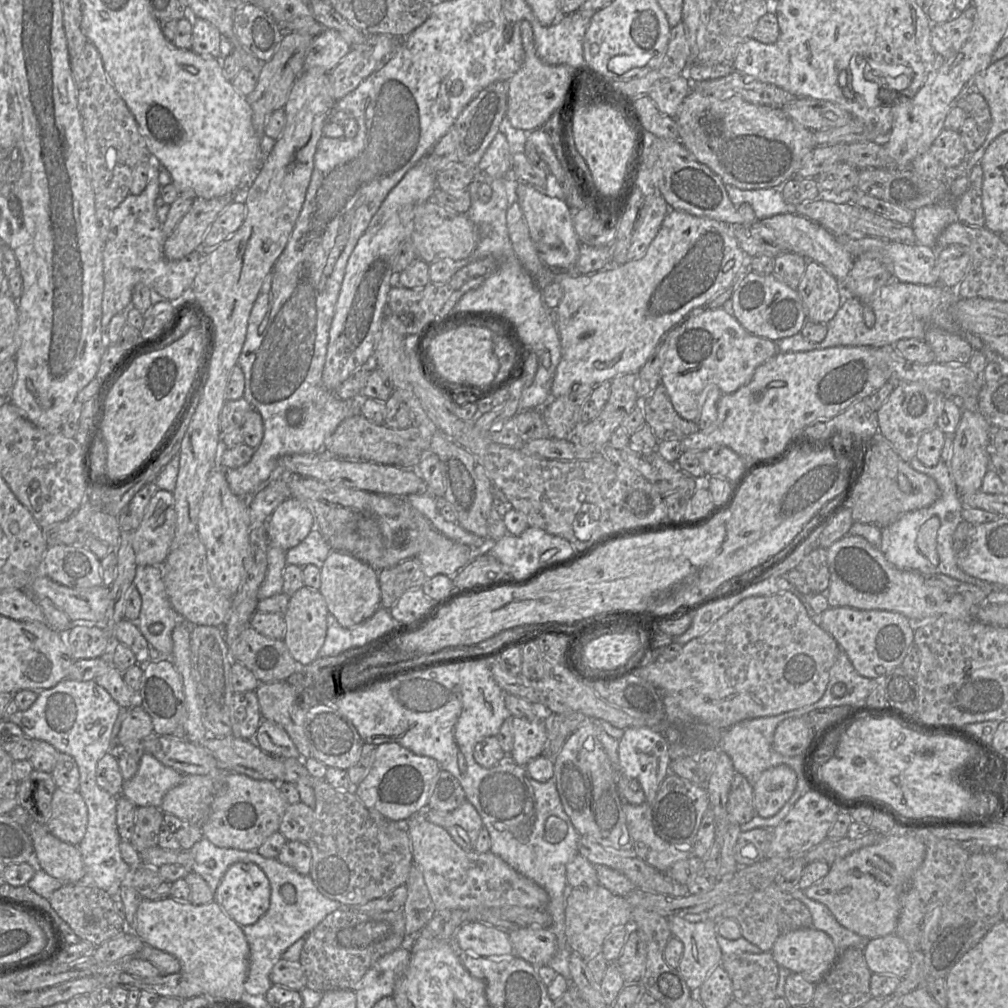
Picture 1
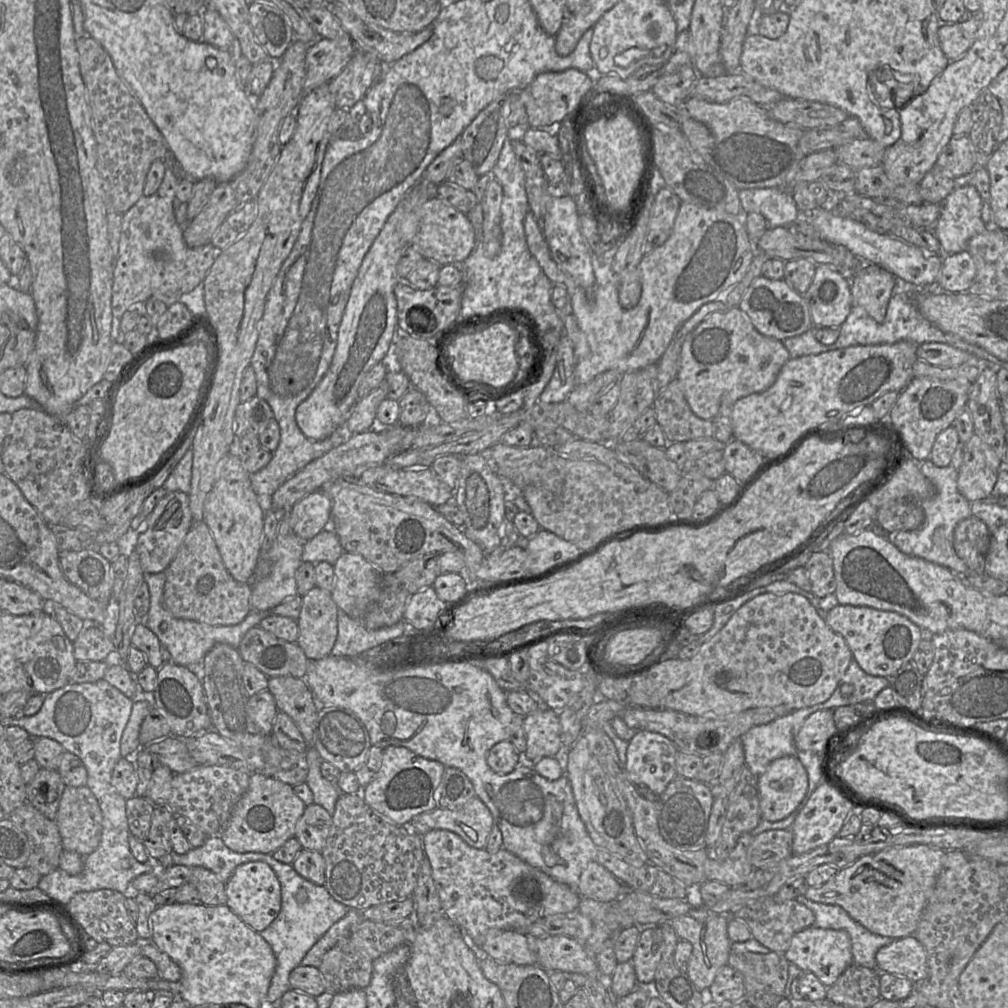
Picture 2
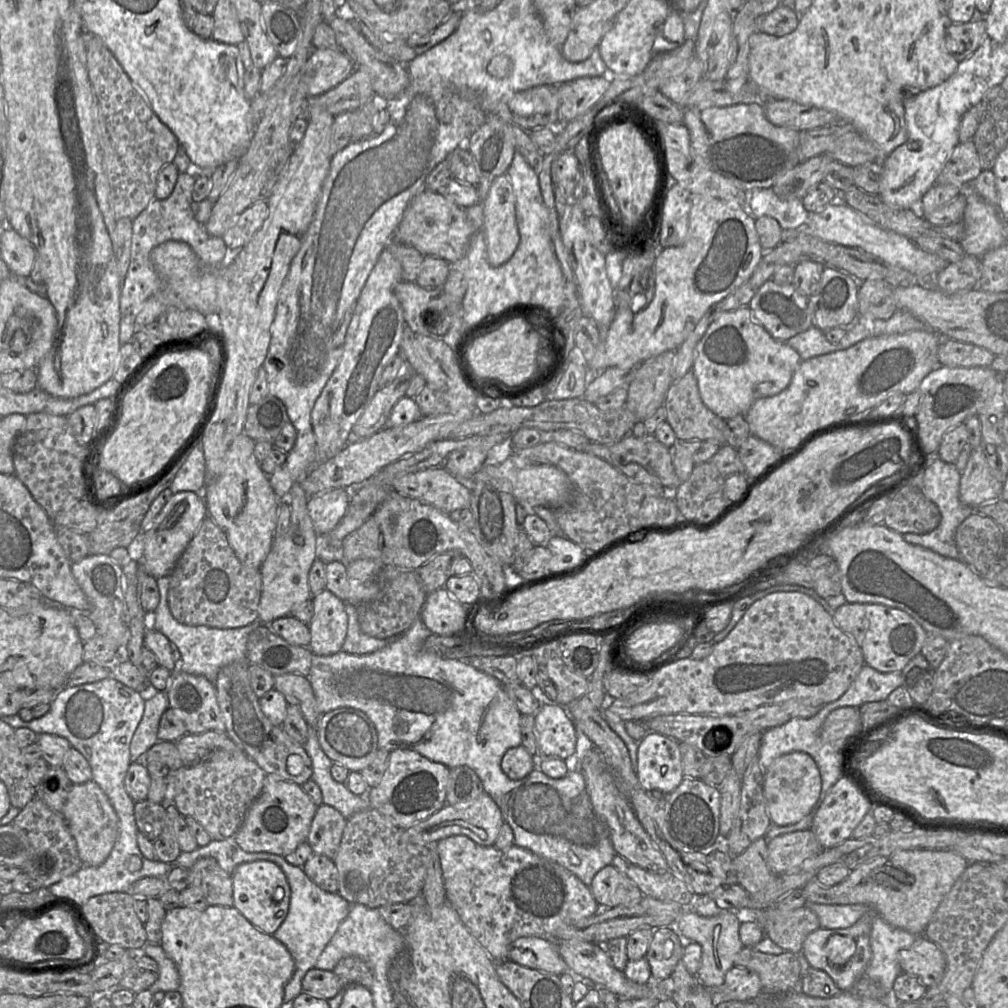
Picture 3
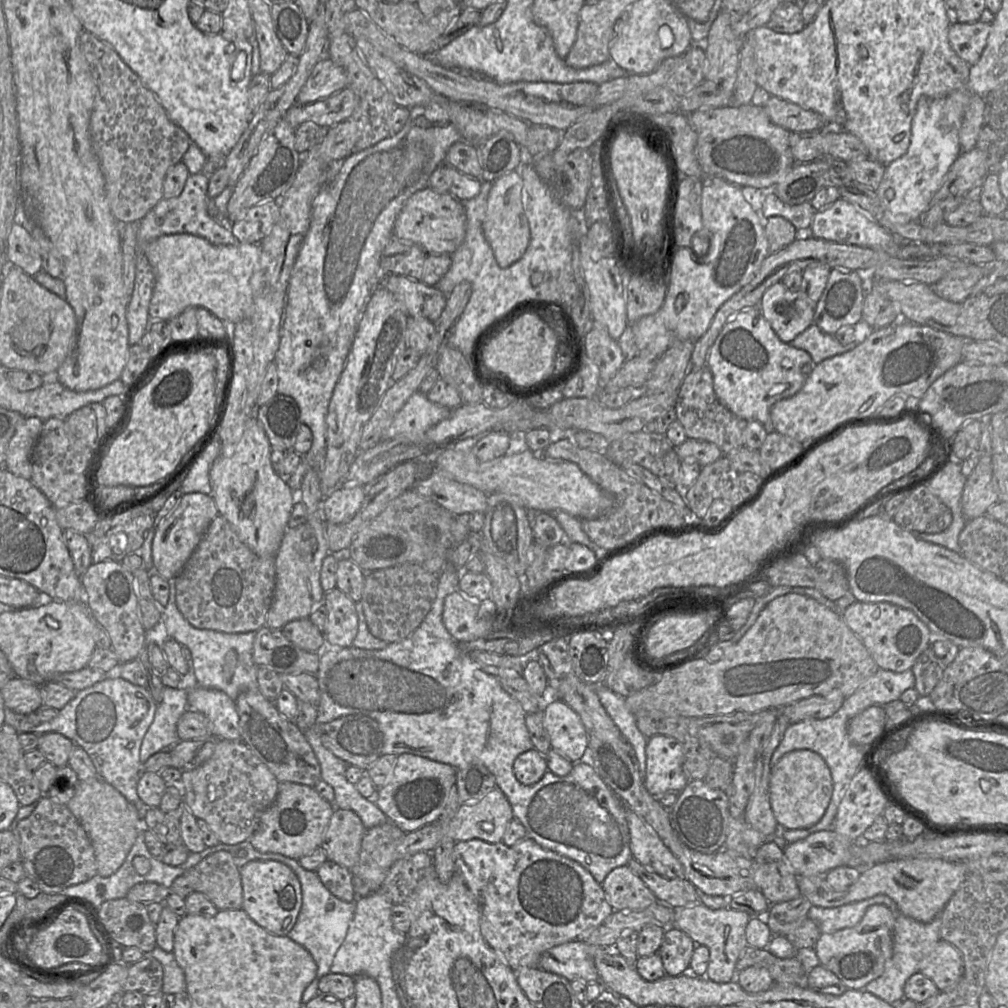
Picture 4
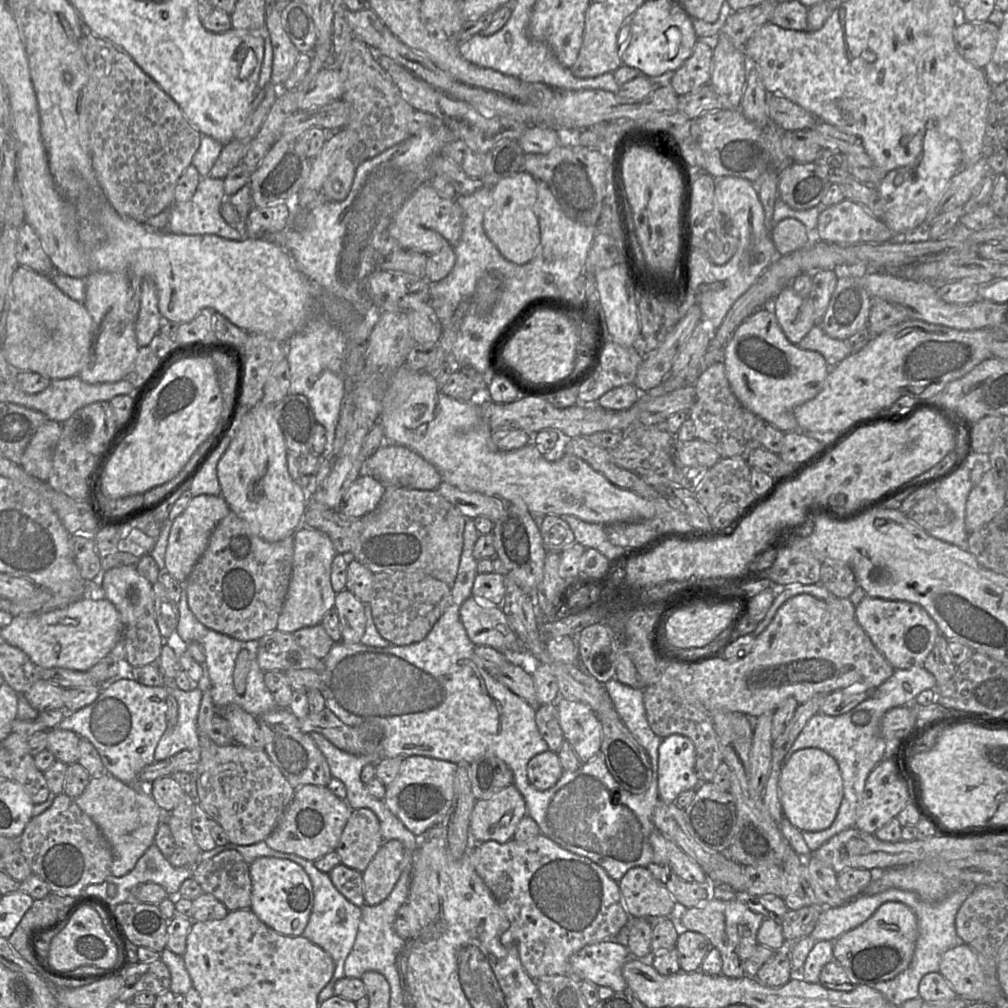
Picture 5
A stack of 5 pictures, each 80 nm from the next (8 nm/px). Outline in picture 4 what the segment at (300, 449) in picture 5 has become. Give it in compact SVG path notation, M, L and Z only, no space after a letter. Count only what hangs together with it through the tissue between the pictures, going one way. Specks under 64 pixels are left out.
M277 394L266 404L256 407L254 417L265 431L273 449L295 450L299 455L308 453L311 447L311 431L303 423L297 402L286 395Z

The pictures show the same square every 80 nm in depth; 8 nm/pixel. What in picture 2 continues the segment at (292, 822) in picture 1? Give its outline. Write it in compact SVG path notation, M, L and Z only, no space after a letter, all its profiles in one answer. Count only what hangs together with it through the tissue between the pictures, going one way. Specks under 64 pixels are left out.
M306 805L296 825L295 837L304 849L321 852L332 826L332 814L323 806Z

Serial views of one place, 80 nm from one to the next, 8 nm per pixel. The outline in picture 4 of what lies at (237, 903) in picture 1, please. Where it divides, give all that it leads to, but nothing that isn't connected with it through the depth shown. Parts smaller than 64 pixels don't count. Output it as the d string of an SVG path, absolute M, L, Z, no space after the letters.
M254 860L240 867L243 890L241 909L267 932L286 936L294 927L301 906L301 884L293 870L278 861Z

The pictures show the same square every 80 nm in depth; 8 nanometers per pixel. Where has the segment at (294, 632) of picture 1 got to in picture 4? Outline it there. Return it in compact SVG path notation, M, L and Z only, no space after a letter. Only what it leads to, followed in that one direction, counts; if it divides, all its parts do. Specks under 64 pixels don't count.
M338 589L325 591L323 606L327 611L323 632L326 647L351 647L358 631L356 603Z

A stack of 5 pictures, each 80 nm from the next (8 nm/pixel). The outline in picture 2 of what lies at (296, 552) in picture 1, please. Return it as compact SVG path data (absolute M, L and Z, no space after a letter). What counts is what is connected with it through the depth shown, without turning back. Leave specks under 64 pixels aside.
M331 529L319 532L303 547L302 562L334 564L344 552L337 535Z

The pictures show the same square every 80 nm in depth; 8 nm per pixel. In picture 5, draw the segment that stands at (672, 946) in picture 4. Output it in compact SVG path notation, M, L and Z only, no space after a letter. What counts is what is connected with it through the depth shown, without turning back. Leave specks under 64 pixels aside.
M681 930L674 946L680 970L683 972L699 970L702 960L711 948L713 946L704 935Z

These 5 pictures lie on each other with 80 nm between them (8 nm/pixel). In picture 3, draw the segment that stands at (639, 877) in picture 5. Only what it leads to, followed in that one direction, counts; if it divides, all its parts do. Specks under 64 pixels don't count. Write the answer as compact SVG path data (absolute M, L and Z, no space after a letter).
M612 865L597 872L589 888L601 907L633 905L644 897L637 885Z

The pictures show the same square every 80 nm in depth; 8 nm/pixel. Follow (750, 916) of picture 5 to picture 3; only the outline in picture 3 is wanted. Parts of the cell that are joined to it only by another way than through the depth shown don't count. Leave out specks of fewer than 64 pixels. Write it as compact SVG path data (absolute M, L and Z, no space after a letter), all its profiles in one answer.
M688 909L676 919L674 929L685 939L701 946L701 965L696 973L696 978L705 988L719 988L724 983L728 970L735 967L734 958L745 947L739 936L741 923L733 910L722 910L716 916L704 917L696 914L692 909Z

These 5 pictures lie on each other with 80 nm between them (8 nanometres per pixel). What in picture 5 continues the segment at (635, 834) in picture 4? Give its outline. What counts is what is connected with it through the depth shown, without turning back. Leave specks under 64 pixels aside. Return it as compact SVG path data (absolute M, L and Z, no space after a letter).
M658 830L652 832L650 842L653 848L652 864L668 865L685 881L706 883L708 878L702 867L673 842L666 840Z

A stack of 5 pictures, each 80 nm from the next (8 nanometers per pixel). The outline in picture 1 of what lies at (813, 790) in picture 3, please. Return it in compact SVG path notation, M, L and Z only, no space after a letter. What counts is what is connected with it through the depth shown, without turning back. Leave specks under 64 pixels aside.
M786 764L765 770L752 784L756 815L776 815L795 792L797 782L797 773Z

